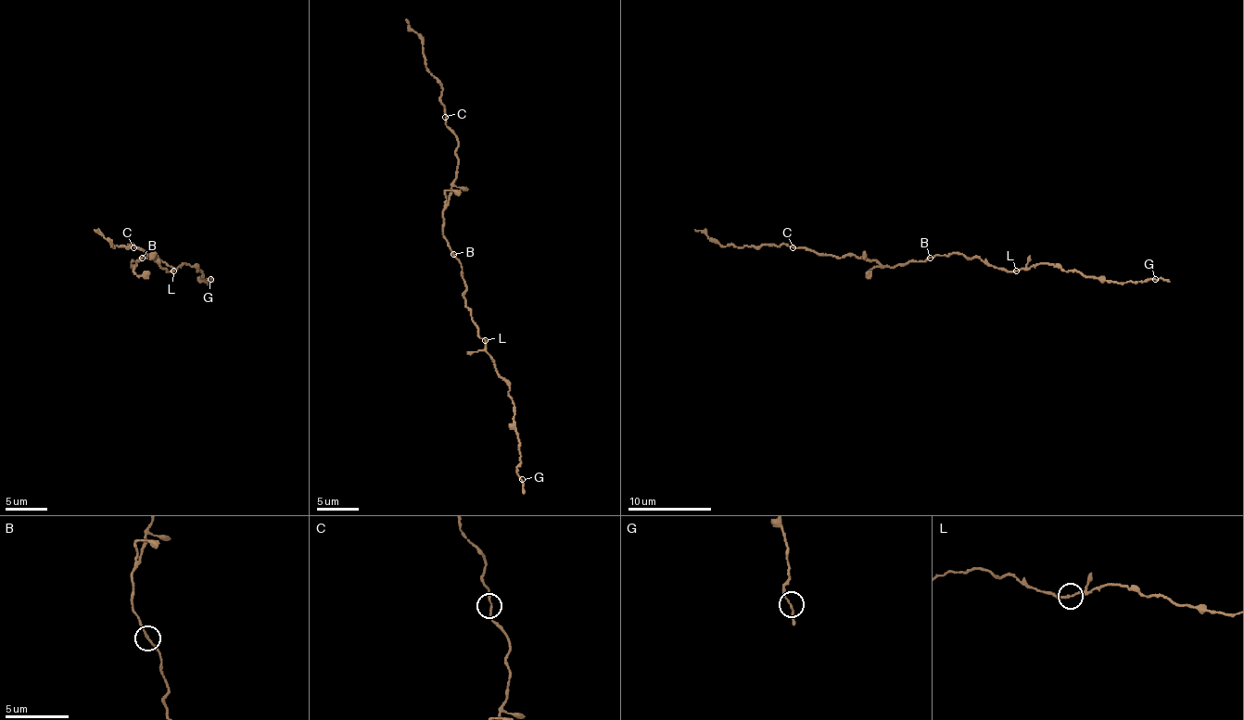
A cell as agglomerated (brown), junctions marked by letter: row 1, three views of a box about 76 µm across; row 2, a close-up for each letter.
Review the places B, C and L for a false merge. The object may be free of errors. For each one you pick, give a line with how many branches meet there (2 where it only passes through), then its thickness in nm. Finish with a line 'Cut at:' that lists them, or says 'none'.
Cut at: none

